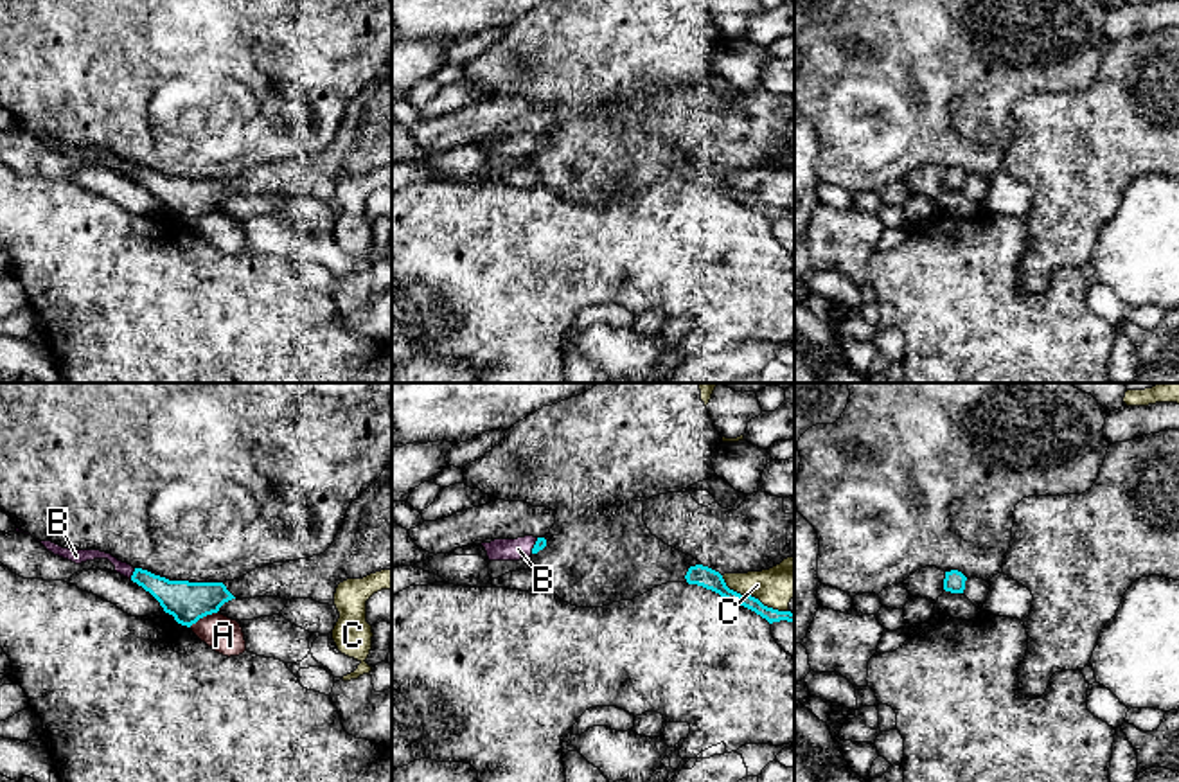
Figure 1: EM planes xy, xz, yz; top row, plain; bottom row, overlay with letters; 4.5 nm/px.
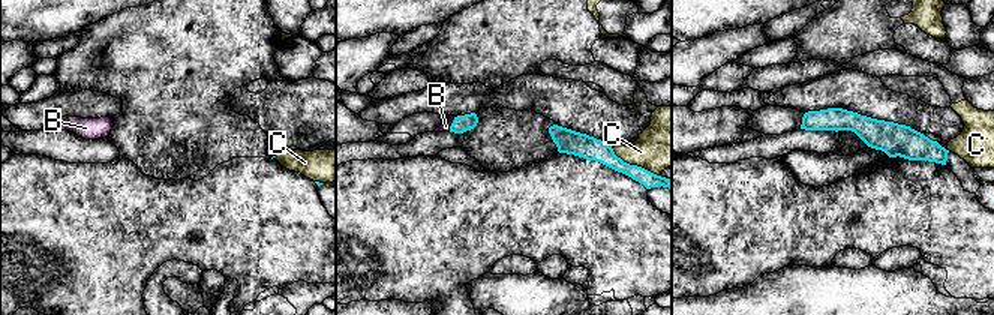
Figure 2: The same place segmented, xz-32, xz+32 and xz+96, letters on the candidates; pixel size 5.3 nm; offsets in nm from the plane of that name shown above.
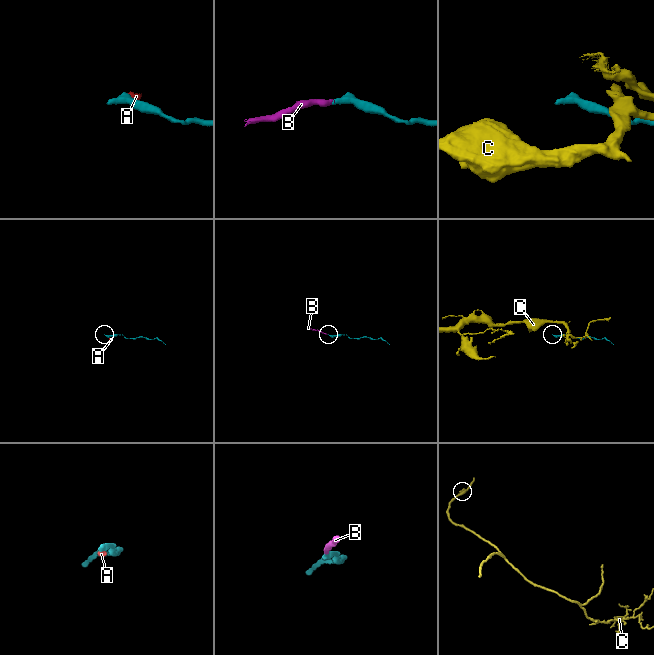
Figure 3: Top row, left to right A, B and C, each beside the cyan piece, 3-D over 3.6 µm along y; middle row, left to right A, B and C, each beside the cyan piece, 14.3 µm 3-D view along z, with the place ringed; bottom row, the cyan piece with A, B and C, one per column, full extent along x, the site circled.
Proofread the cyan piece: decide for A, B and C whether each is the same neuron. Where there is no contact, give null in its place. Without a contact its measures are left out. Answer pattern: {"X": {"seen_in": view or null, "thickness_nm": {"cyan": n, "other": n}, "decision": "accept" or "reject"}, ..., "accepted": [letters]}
{"A": {"seen_in": "xy", "thickness_nm": {"cyan": 180, "other": 160}, "decision": "reject"}, "B": {"seen_in": "xy", "thickness_nm": {"cyan": 170, "other": 60}, "decision": "accept"}, "C": {"seen_in": "xz", "thickness_nm": {"cyan": 90, "other": 180}, "decision": "reject"}, "accepted": ["B"]}

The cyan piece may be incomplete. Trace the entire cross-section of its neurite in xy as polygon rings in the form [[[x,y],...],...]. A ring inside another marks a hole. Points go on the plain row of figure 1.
[[[52,138],[40,140],[54,153],[68,156],[75,162],[93,156],[108,156],[115,164],[117,171],[131,176],[149,189],[165,210],[173,212],[178,221],[187,225],[207,212],[217,210],[225,200],[235,196],[223,180],[169,178],[147,167],[133,165],[131,162],[101,147],[70,147]]]

